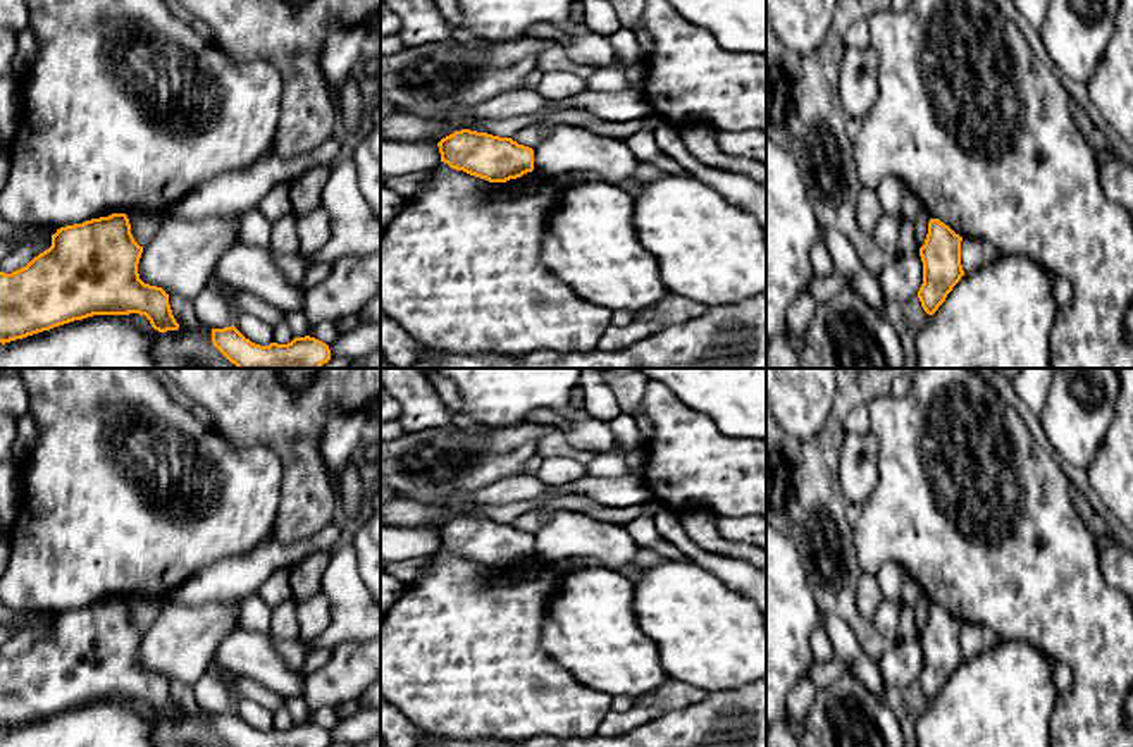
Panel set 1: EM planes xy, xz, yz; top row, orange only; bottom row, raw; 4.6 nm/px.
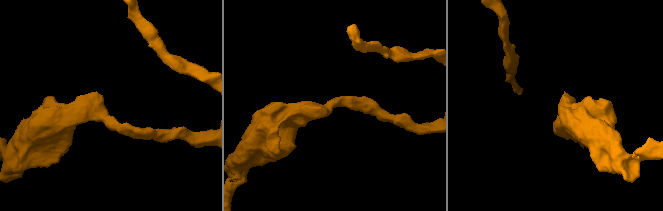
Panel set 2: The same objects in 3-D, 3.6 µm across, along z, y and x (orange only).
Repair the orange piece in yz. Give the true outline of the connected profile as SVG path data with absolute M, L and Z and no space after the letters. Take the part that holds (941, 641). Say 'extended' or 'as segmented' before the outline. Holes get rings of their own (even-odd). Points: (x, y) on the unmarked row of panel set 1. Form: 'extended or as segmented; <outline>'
as segmented; M930 604L925 630L919 633L923 670L918 676L923 695L933 701L947 680L964 661L961 651L961 627L949 611Z

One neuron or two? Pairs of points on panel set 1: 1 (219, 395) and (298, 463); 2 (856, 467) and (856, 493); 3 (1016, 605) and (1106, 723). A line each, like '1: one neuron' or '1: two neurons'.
1: one neuron
2: one neuron
3: one neuron

